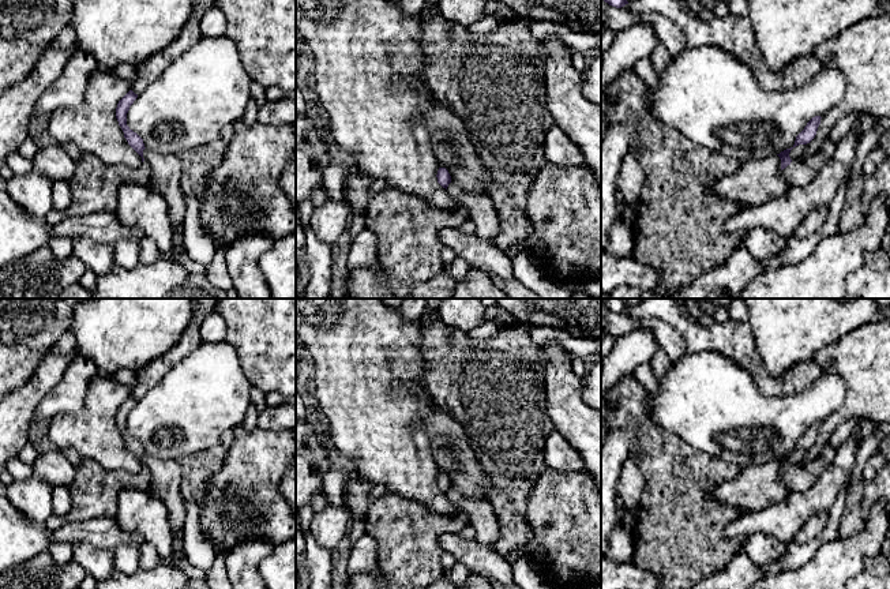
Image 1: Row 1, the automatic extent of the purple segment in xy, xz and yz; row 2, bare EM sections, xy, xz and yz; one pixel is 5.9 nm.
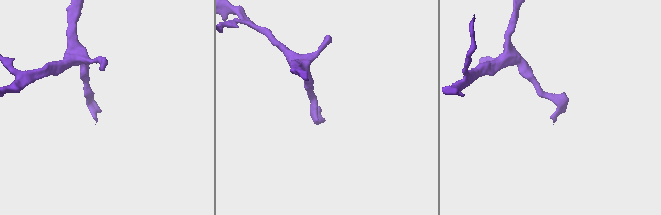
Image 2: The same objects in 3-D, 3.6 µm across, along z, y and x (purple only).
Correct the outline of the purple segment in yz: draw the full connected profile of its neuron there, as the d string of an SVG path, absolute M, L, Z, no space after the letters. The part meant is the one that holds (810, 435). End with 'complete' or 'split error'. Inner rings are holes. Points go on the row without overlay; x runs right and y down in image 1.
M815 421L807 428L804 435L796 442L793 453L799 450L807 450L815 443L820 424L820 421Z | complete

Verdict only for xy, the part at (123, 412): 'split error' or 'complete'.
complete

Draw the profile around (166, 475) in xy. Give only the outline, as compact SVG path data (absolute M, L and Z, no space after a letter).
M144 454L143 464L151 472L151 488L149 489L149 492L165 503L169 513L170 528L183 534L185 506L184 499L180 494L183 469L179 461L159 459Z

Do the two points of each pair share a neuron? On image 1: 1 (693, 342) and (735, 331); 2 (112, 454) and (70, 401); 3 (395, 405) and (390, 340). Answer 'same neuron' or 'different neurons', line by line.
1: same neuron
2: different neurons
3: same neuron

